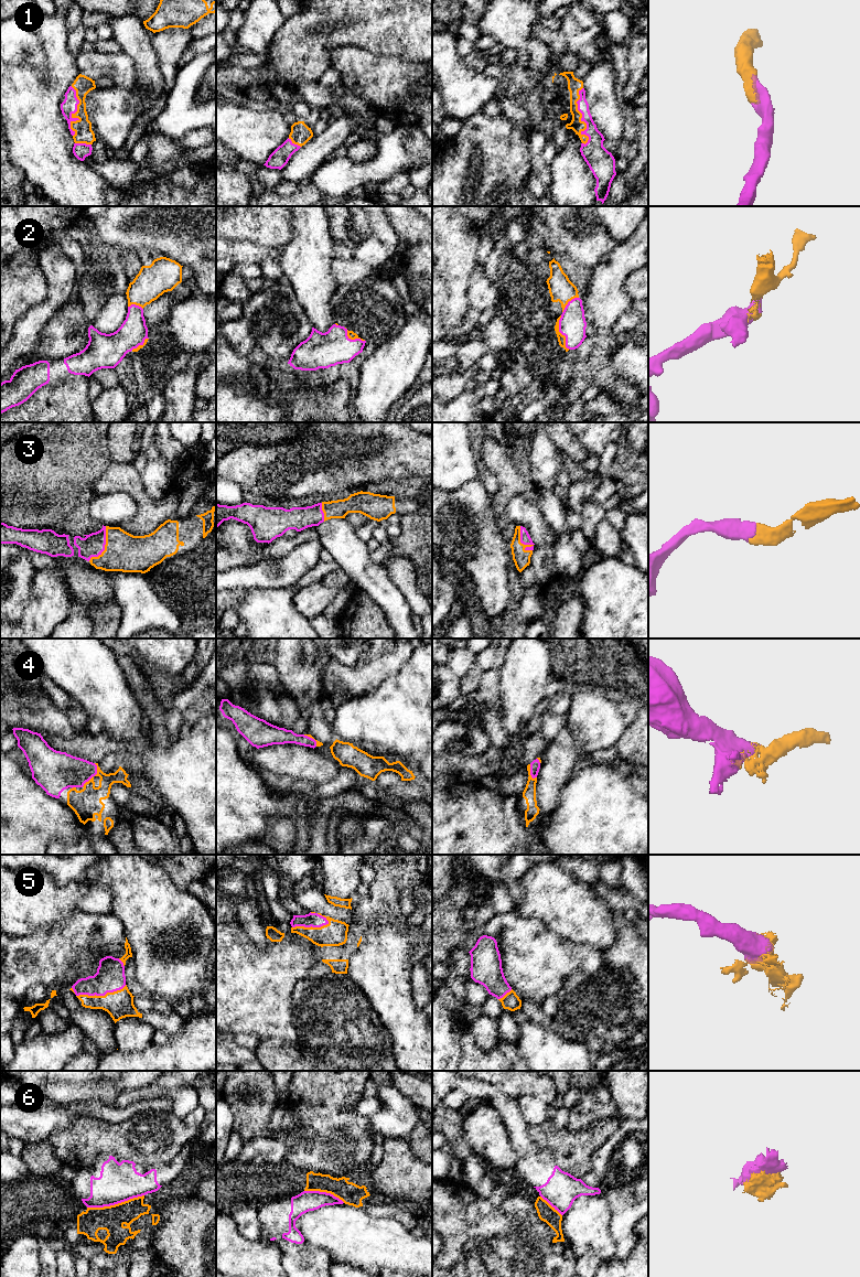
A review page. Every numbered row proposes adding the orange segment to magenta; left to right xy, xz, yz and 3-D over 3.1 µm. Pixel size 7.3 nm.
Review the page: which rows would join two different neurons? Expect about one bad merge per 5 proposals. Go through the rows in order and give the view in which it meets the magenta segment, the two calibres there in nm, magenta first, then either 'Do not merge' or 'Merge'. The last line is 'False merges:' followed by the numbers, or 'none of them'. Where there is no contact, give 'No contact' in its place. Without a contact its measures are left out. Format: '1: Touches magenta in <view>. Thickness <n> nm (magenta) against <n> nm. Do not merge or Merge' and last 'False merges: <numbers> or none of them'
1: Touches magenta in yz. Thickness 150 nm (magenta) against 100 nm. Merge
2: Touches magenta in yz. Thickness 200 nm (magenta) against 60 nm. Merge
3: Touches magenta in yz. Thickness 80 nm (magenta) against 130 nm. Merge
4: Touches magenta in xy. Thickness 260 nm (magenta) against 220 nm. Merge
5: Touches magenta in xz. Thickness 110 nm (magenta) against 180 nm. Merge
6: Touches magenta in xy. Thickness 280 nm (magenta) against 190 nm. Do not merge
False merges: 6

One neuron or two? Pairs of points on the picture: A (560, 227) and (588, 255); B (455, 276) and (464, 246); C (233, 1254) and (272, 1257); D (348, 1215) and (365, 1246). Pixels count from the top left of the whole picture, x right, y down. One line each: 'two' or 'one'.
A: one
B: one
C: one
D: one

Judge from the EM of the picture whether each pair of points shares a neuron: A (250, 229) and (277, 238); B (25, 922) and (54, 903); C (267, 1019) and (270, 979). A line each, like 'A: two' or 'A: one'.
A: one
B: one
C: one

